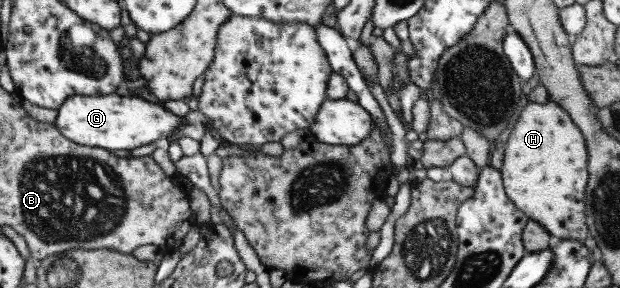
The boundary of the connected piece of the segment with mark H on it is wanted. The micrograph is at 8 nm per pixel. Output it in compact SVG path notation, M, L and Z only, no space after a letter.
M548 101L543 104L528 102L517 115L517 123L503 142L502 165L498 169L505 195L512 204L525 213L529 220L537 222L553 237L576 239L583 243L587 235L584 214L584 189L587 183L587 161L585 161L585 143L579 129L561 106Z

